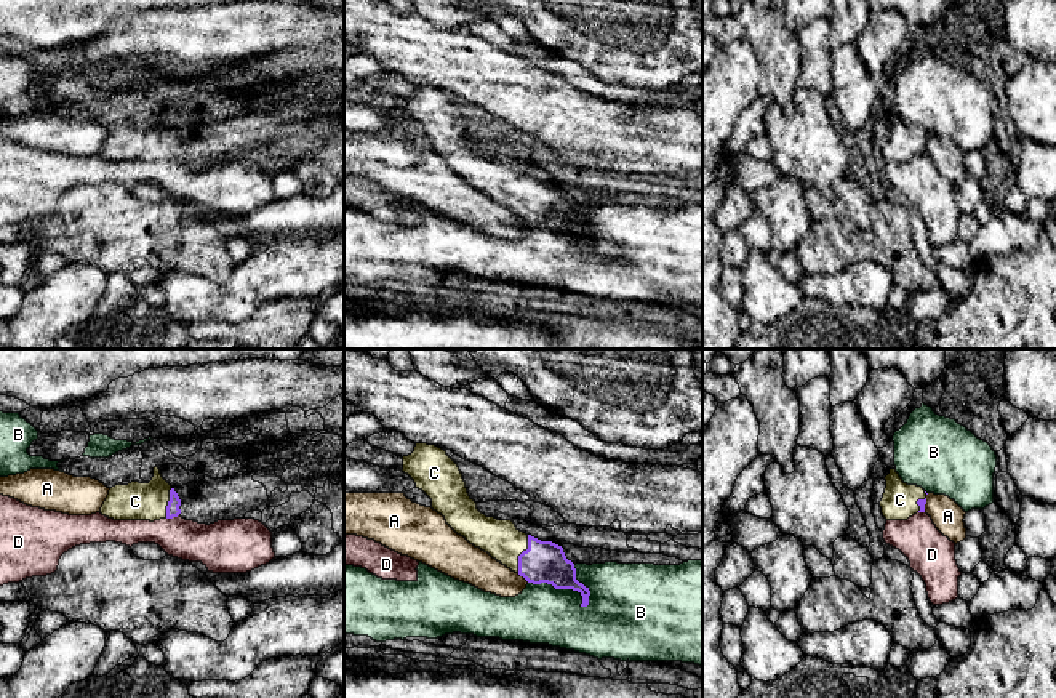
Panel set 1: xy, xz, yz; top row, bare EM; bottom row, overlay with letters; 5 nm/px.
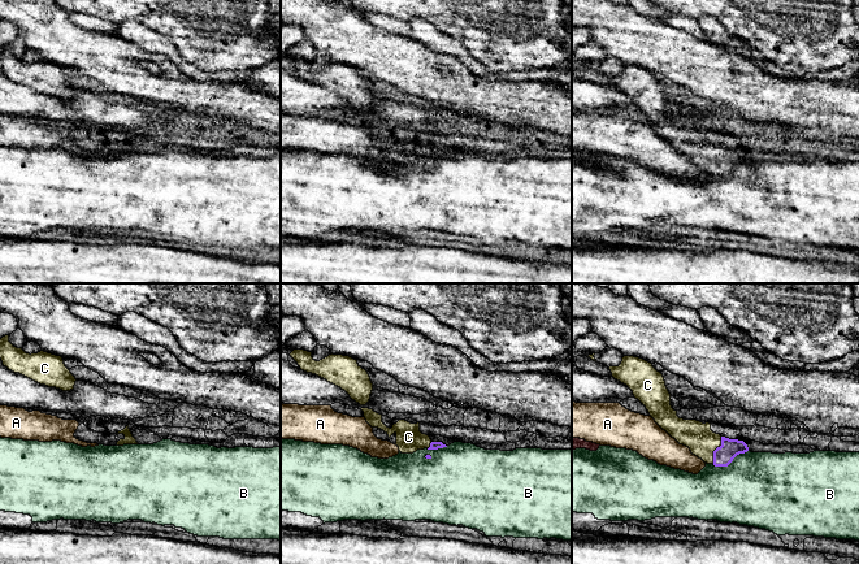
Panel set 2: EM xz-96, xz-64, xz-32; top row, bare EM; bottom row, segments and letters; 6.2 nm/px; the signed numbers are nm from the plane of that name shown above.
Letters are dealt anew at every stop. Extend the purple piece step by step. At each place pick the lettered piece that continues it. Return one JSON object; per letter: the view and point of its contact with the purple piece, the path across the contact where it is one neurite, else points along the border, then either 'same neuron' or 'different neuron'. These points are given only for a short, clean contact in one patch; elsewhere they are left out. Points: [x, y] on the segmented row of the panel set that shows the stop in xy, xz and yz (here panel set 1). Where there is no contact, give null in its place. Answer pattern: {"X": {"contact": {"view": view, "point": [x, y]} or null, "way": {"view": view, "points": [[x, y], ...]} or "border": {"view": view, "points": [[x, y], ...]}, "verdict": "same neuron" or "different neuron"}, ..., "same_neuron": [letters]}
{"A": {"contact": {"view": "xz", "point": [524, 577]}, "verdict": "different neuron"}, "B": {"contact": {"view": "xz", "point": [564, 588]}, "verdict": "different neuron"}, "C": {"contact": {"view": "xz", "point": [520, 554]}, "way": {"view": "xz", "points": [[544, 561], [535, 561], [520, 554], [501, 540]]}, "verdict": "same neuron"}, "D": {"contact": {"view": "xy", "point": [172, 517]}, "verdict": "different neuron"}, "same_neuron": ["C"]}

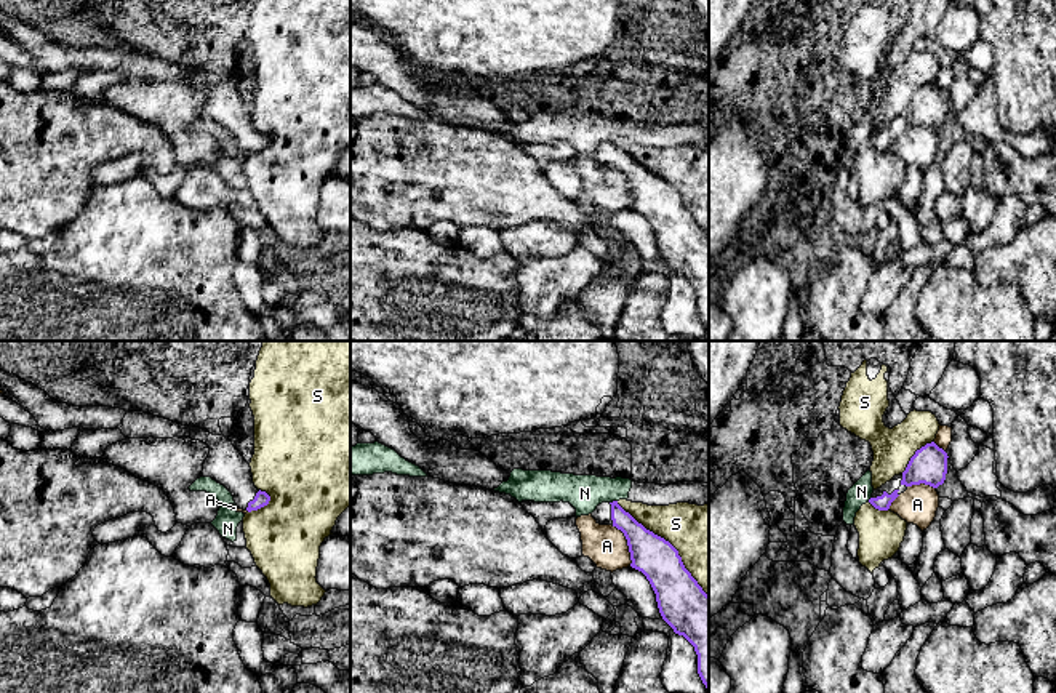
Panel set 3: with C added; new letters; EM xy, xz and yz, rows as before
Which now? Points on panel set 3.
{"A": {"contact": {"view": "xz", "point": [628, 544]}, "verdict": "different neuron"}, "N": {"contact": {"view": "xz", "point": [613, 501]}, "border": {"view": "xz", "points": [[616, 500], [610, 503]]}, "verdict": "different neuron"}, "S": {"contact": {"view": "xz", "point": [669, 543]}, "verdict": "different neuron"}, "same_neuron": []}

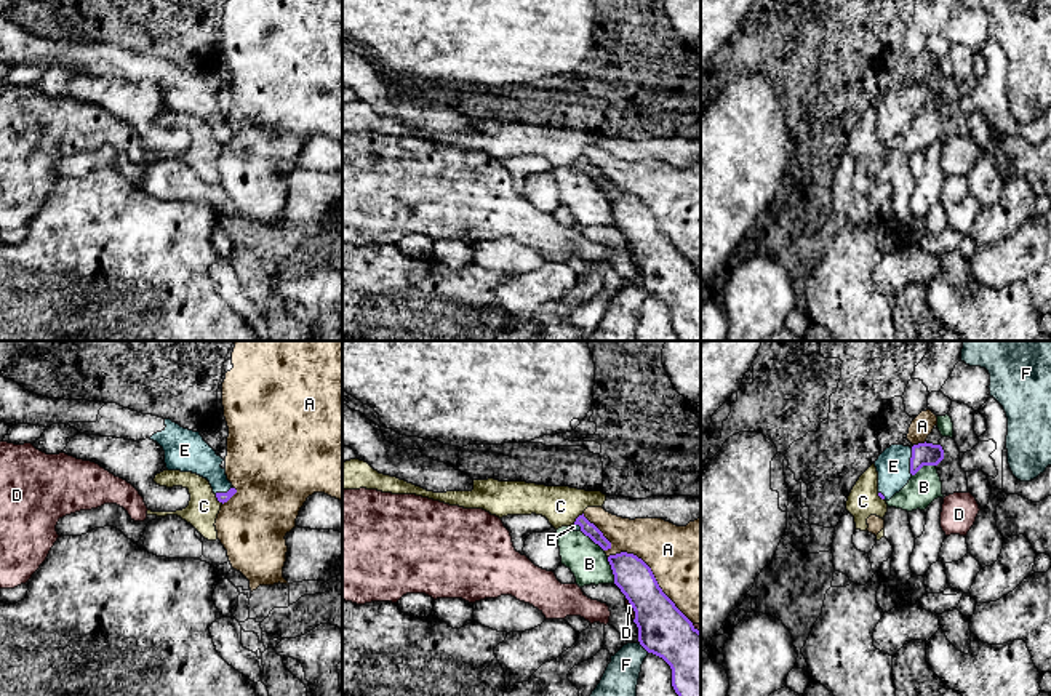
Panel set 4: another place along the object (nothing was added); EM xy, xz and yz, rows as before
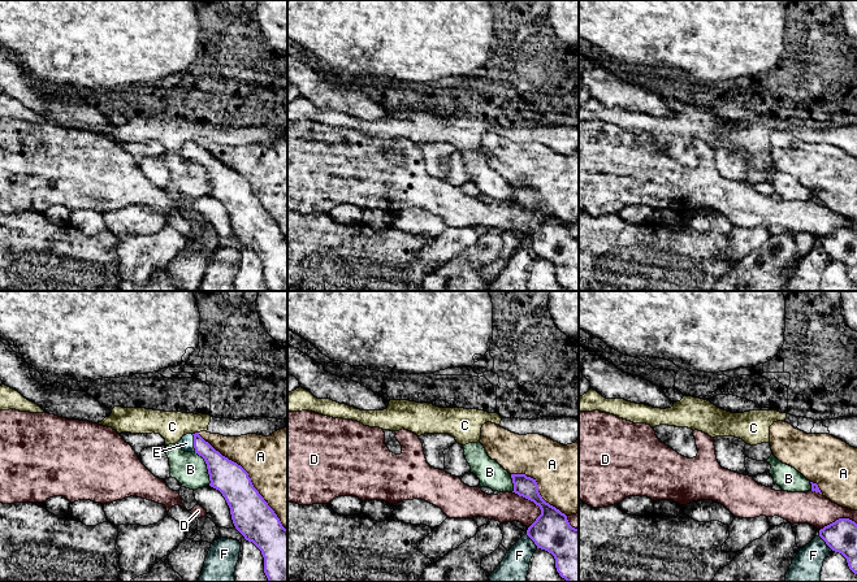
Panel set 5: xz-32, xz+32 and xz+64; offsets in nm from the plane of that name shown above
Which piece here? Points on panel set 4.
{"A": {"contact": {"view": "xz", "point": [653, 575]}, "verdict": "different neuron"}, "B": {"contact": {"view": "xz", "point": [611, 568]}, "verdict": "different neuron"}, "C": {"contact": {"view": "xz", "point": [576, 519]}, "border": {"view": "xz", "points": [[583, 512], [573, 524]]}, "verdict": "different neuron"}, "D": {"contact": {"view": "xz", "point": [634, 610]}, "verdict": "different neuron"}, "E": {"contact": {"view": "yz", "point": [911, 461]}, "way": {"view": "yz", "points": [[925, 453], [911, 461], [893, 466]]}, "verdict": "same neuron"}, "F": {"contact": {"view": "xz", "point": [643, 647]}, "border": {"view": "xz", "points": [[639, 644], [648, 652]]}, "verdict": "different neuron"}, "same_neuron": ["E"]}

